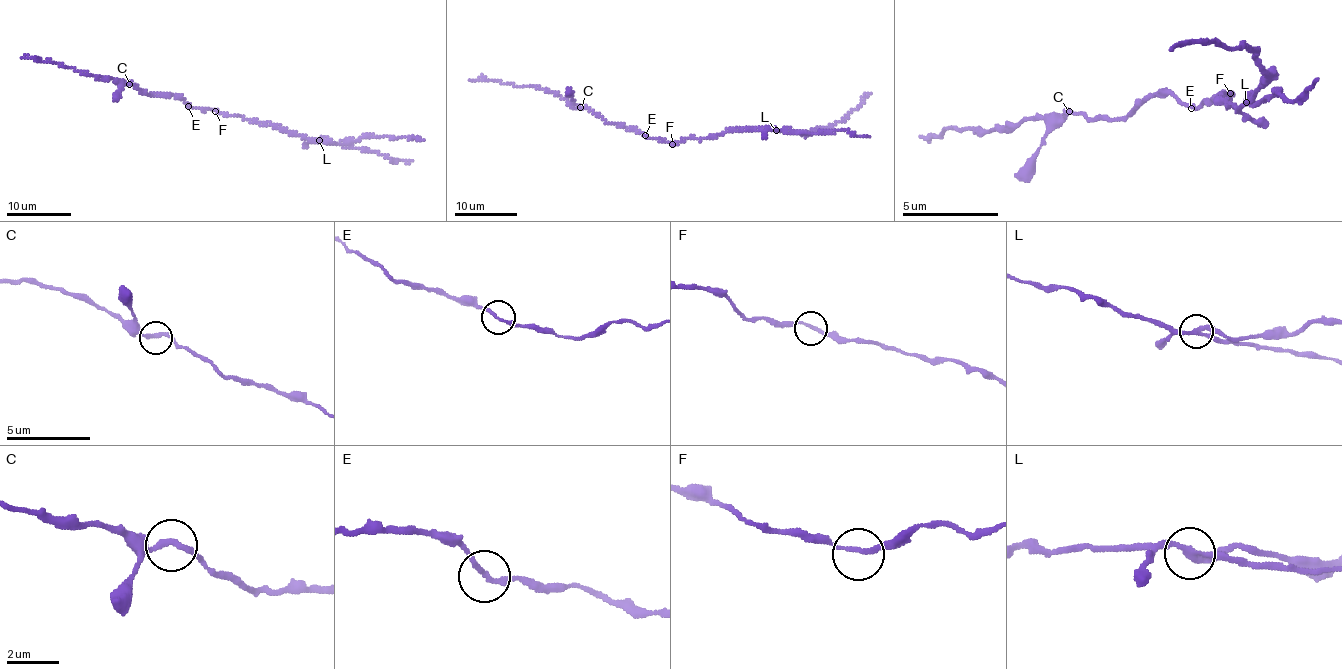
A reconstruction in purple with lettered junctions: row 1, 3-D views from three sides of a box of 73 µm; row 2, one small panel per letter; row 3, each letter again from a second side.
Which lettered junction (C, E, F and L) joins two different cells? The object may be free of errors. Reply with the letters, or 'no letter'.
L

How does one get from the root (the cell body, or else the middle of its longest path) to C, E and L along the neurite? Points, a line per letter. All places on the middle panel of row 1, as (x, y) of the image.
C: (672, 143), (649, 139), (639, 132), (609, 124), (585, 107), (580, 107)
E: (672, 143), (644, 136)
L: (672, 143), (682, 143), (687, 137), (715, 137), (732, 129), (775, 129)

